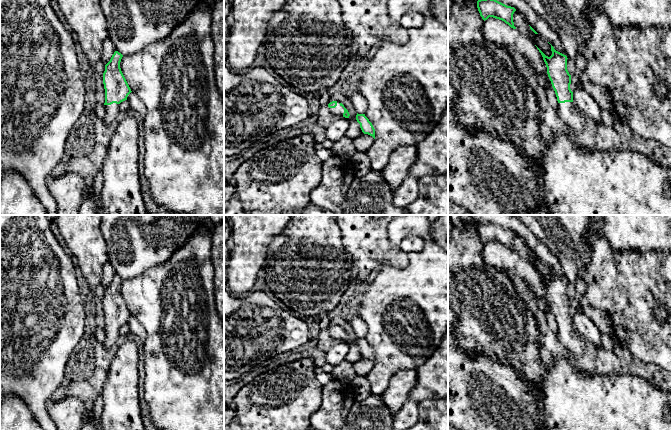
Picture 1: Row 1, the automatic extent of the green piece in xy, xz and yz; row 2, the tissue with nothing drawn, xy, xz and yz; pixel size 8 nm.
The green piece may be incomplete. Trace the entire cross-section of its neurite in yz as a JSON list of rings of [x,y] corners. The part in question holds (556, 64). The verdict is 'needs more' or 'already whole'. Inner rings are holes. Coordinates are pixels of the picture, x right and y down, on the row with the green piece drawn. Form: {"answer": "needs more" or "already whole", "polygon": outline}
{"answer": "needs more", "polygon": [[[551,45],[552,55],[546,56],[538,47],[547,67],[547,74],[555,91],[558,115],[568,130],[578,137],[585,128],[585,116],[575,107],[570,89],[571,75],[567,70],[567,56],[556,51]]]}

